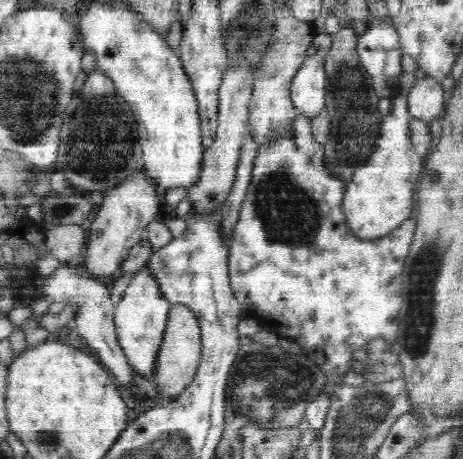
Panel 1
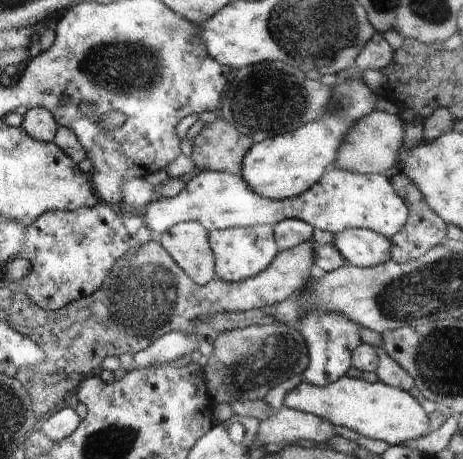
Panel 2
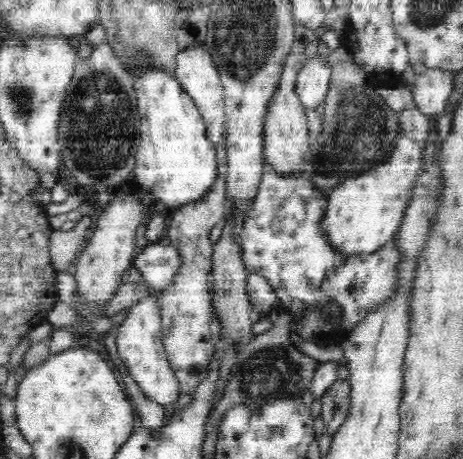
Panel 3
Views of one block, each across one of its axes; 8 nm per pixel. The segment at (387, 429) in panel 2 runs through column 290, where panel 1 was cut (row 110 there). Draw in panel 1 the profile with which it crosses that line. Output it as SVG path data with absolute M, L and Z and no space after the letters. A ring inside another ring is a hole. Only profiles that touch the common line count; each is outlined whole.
M398 92L392 96L392 114L384 118L384 132L380 136L376 152L372 154L372 160L364 168L358 168L350 178L350 184L344 186L340 206L342 224L354 238L362 242L390 236L394 230L400 230L400 226L412 216L414 186L422 178L424 164L414 144L410 142L408 122L408 96Z

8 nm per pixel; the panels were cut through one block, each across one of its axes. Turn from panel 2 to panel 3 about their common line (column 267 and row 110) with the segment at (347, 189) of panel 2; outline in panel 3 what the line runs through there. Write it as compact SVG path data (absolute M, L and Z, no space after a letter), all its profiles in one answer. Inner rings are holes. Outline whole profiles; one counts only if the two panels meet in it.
M204 46L182 50L178 56L178 66L176 66L174 78L180 84L180 88L184 90L184 94L188 94L194 100L194 104L198 106L200 116L206 124L208 140L214 144L220 144L224 140L224 132L226 132L226 100L224 100L224 88L220 82L218 68L214 66L208 50Z

